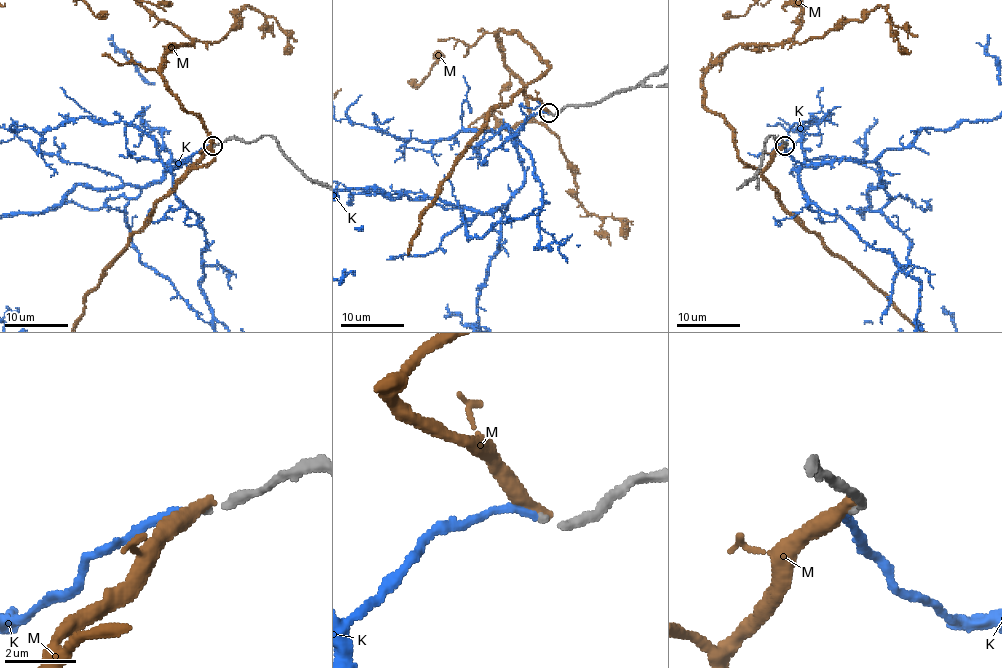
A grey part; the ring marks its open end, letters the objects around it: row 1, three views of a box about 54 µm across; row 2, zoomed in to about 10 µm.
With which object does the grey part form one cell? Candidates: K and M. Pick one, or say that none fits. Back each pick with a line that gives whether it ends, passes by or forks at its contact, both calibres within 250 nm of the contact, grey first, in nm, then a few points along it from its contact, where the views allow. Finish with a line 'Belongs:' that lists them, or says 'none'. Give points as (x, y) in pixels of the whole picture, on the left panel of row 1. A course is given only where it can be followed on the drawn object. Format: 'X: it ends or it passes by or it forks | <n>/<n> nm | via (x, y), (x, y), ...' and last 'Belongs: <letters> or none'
K: it ends | 160/220 nm
Belongs: K

